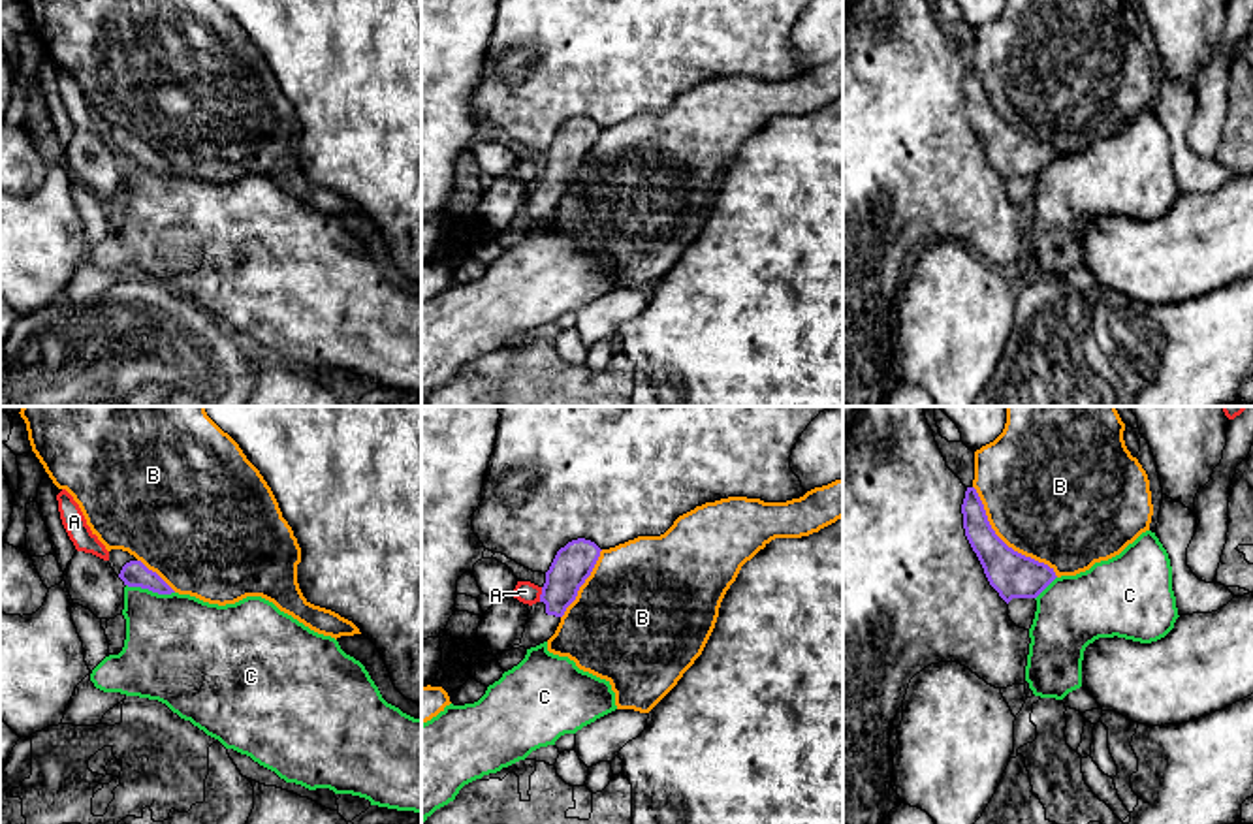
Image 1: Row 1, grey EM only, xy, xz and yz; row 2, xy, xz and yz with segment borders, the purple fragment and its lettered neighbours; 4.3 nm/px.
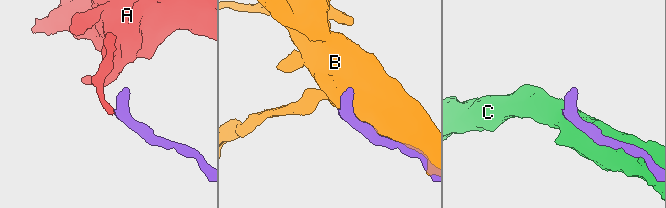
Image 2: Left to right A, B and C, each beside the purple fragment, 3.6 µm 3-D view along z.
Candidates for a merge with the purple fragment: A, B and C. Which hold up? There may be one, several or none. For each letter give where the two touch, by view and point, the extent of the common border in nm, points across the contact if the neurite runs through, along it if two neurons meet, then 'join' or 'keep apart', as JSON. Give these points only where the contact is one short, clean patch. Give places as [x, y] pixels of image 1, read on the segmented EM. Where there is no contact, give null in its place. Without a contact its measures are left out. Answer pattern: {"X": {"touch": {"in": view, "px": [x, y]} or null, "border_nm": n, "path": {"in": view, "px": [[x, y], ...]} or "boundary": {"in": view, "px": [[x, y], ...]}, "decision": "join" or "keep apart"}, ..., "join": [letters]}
{"A": {"touch": {"in": "xz", "px": [540, 595]}, "border_nm": 70, "boundary": {"in": "xz", "px": [[542, 587], [539, 601]]}, "decision": "keep apart"}, "B": {"touch": {"in": "yz", "px": [1001, 540]}, "border_nm": 550, "decision": "keep apart"}, "C": {"touch": {"in": "xy", "px": [151, 589]}, "border_nm": 220, "decision": "keep apart"}, "join": []}

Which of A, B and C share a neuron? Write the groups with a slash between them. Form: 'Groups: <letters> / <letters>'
Groups: A / B / C

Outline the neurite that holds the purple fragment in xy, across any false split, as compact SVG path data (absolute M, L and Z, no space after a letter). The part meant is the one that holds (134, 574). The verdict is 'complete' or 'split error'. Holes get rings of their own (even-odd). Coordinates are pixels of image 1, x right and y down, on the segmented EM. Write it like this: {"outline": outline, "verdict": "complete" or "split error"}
{"outline": "M111 549L109 564L128 587L141 587L158 594L175 593L156 572L149 570L141 561L137 561L128 551Z", "verdict": "split error"}

